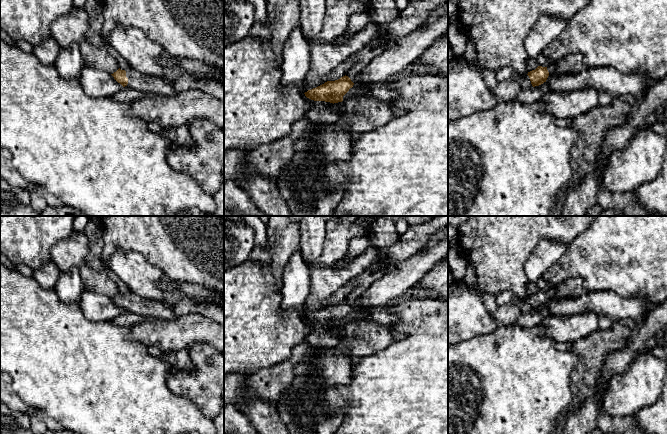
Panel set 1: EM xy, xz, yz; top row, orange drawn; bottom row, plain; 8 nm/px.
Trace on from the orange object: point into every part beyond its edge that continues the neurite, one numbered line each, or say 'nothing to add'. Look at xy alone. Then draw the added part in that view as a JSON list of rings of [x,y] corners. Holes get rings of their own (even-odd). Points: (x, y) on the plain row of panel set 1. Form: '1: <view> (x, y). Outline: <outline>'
1: xy (147, 308). Outline: [[[130,292],[126,295],[128,302],[128,311],[134,312],[146,318],[160,318],[164,320],[172,320],[177,318],[171,309],[171,306],[163,301],[155,301],[142,298],[135,293]]]

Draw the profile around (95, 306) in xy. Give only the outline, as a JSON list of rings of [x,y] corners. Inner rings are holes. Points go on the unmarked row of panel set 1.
[[[84,290],[78,303],[81,312],[94,321],[112,321],[122,309],[101,293]]]

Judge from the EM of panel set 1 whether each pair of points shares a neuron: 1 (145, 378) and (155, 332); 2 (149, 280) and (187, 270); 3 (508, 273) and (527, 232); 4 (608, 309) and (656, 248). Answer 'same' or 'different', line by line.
1: different
2: different
3: same
4: different

